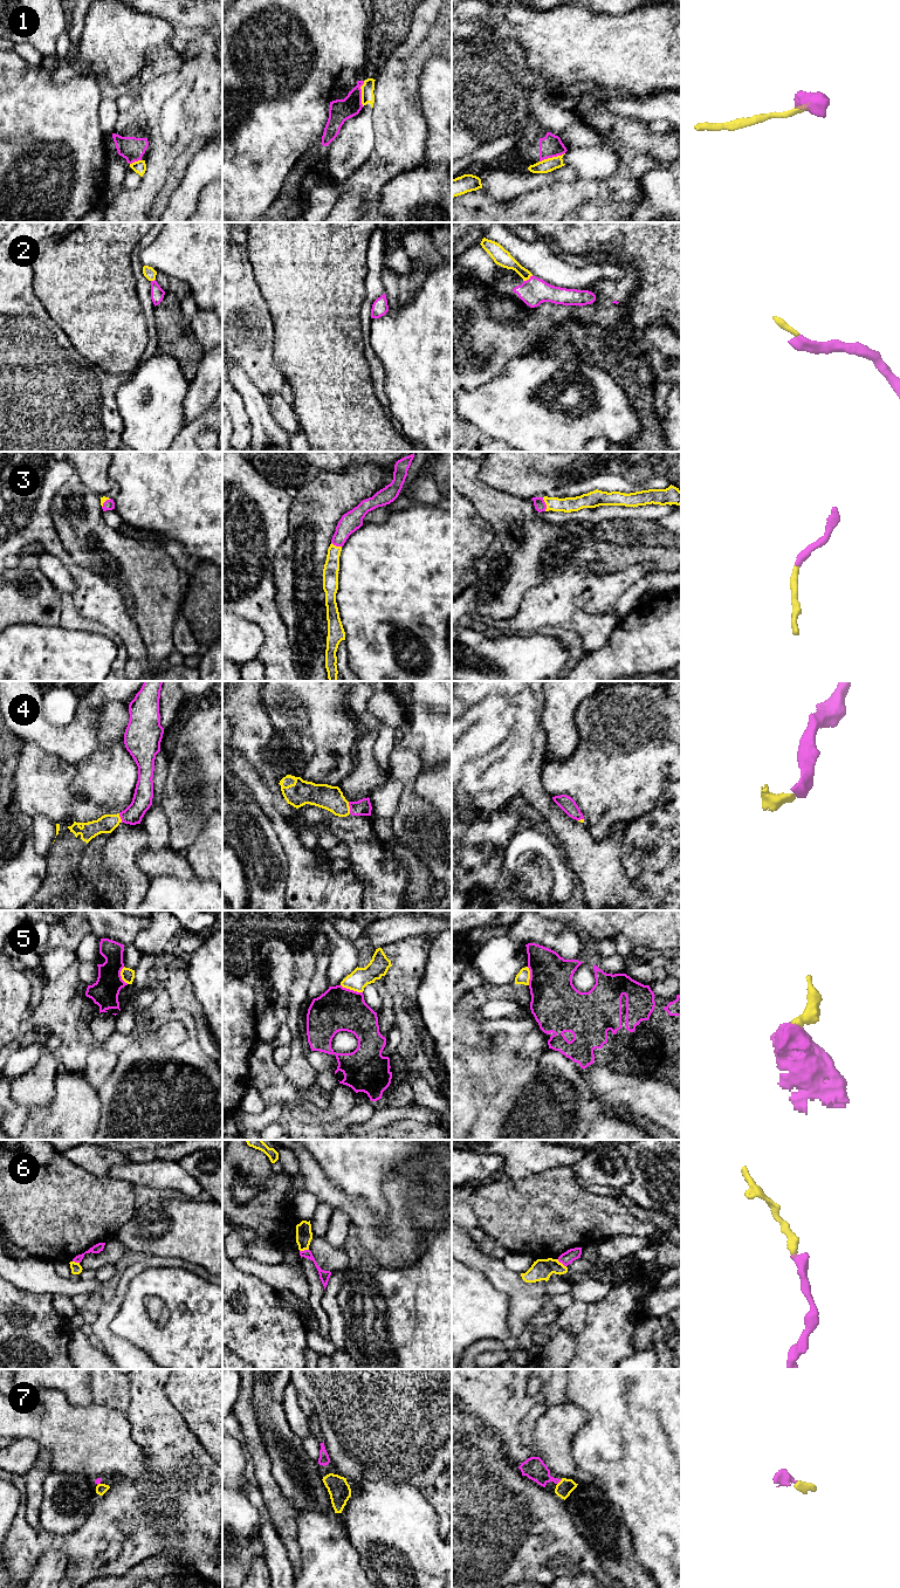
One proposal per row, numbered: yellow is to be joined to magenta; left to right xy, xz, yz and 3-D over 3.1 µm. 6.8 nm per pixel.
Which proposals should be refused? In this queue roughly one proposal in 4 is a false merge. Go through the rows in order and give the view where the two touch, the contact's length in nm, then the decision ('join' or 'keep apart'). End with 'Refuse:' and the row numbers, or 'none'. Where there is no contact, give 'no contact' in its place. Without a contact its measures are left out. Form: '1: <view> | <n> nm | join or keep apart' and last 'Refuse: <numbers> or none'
1: xz | 180 nm | keep apart
2: yz | 80 nm | join
3: yz | 100 nm | join
4: xz | 80 nm | join
5: xz | 160 nm | keep apart
6: yz | 80 nm | keep apart
7: yz | 50 nm | join
Refuse: 1, 5, 6

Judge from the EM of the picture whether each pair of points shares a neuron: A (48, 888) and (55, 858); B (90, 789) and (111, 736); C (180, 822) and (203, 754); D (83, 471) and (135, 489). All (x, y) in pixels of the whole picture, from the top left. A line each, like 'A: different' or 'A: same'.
A: same
B: same
C: same
D: different

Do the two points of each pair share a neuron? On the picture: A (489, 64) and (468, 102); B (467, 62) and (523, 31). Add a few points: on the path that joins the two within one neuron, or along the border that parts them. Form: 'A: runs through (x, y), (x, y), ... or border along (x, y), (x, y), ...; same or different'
A: runs through (483, 74), (476, 81), (473, 93); same
B: border along (513, 40), (523, 49), (526, 55); different

